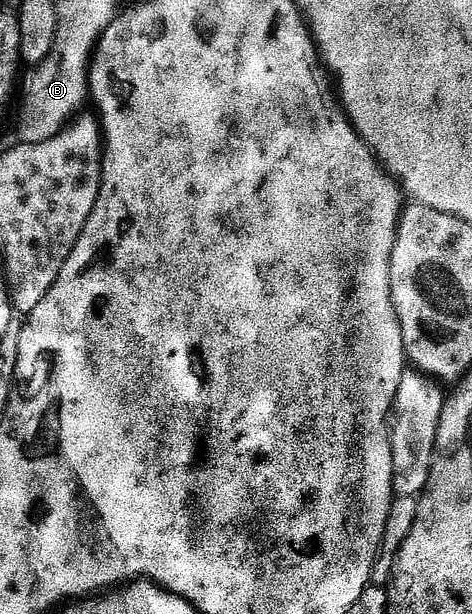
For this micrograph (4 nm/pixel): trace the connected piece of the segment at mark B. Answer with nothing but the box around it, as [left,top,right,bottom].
[18,22,108,143]

